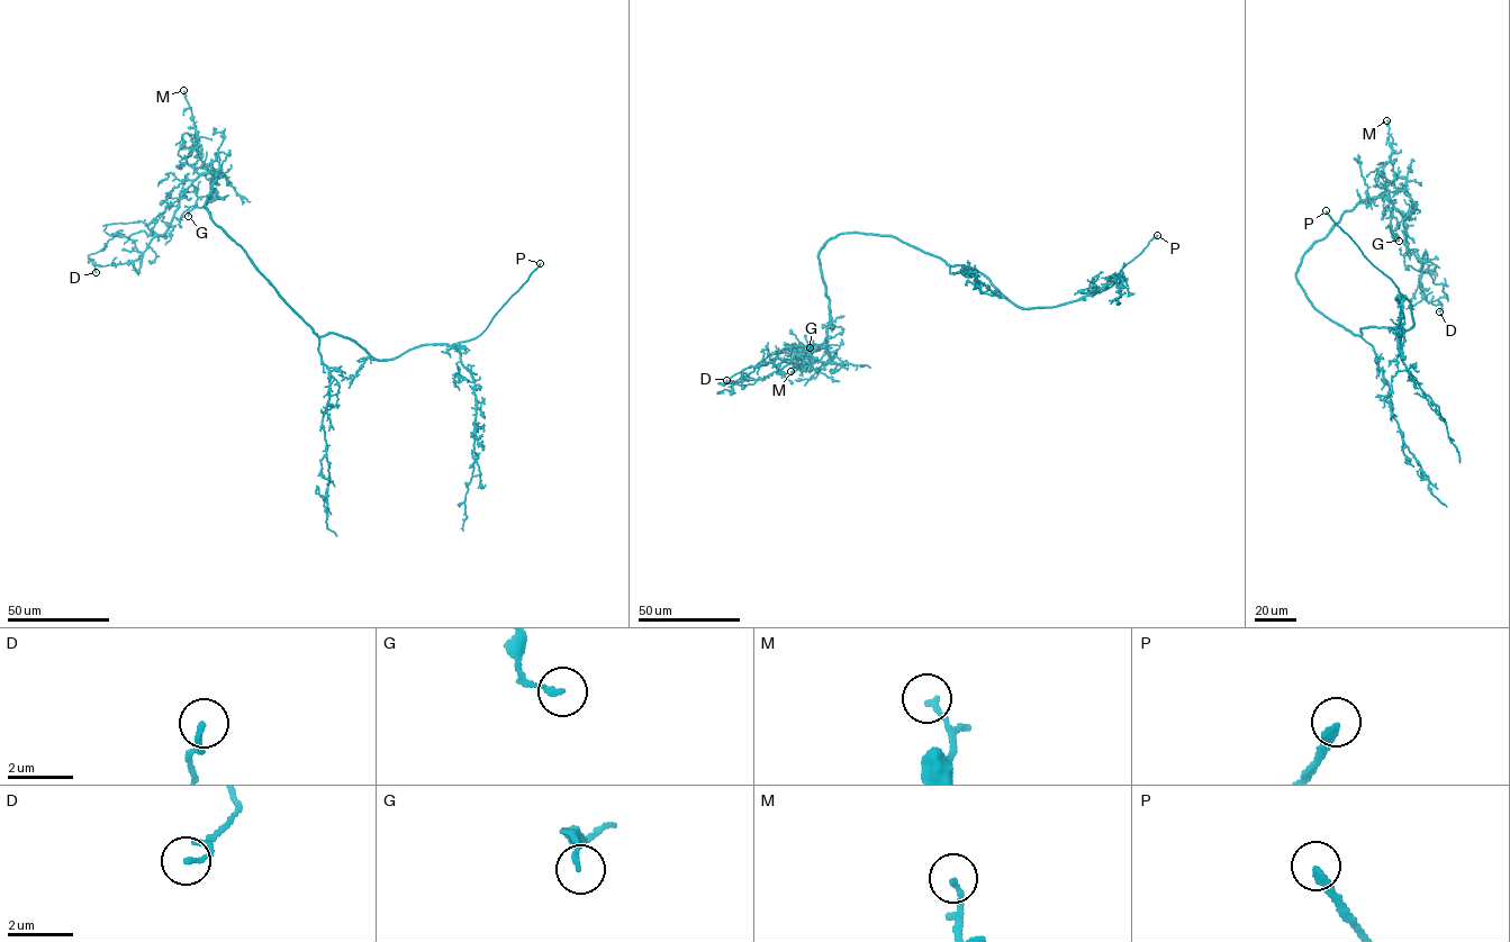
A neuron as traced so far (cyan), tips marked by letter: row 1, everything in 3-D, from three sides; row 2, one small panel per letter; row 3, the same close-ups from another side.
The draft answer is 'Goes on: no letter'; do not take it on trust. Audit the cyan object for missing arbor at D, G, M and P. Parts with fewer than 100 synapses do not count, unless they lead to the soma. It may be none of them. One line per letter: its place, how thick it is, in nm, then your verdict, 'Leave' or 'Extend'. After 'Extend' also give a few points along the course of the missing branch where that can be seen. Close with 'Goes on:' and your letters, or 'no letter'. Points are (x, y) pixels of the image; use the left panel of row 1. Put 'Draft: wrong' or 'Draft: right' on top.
Draft: wrong
D: Place: (96, 272). Thickness 140 nm. Leave
G: Place: (188, 216). Thickness 140 nm. Leave
M: Place: (183, 90). Thickness 150 nm. Leave
P: Place: (540, 263). Thickness 240 nm. Extend. Course of what is missing: (540, 263), (542, 228), (551, 219), (549, 213), (542, 211)
Goes on: P

